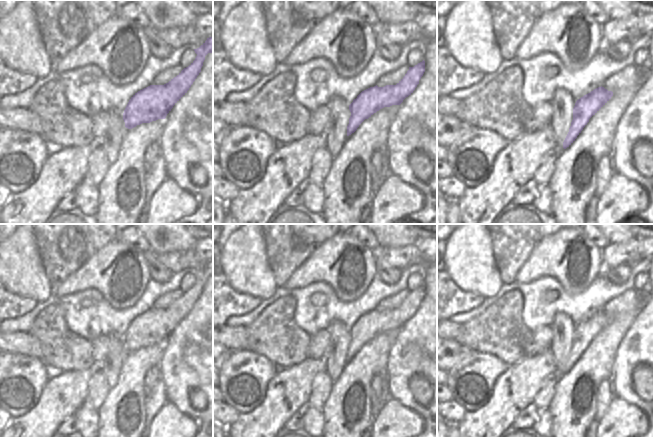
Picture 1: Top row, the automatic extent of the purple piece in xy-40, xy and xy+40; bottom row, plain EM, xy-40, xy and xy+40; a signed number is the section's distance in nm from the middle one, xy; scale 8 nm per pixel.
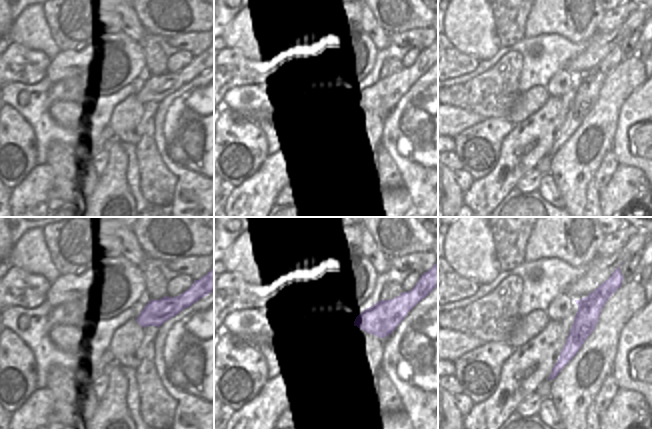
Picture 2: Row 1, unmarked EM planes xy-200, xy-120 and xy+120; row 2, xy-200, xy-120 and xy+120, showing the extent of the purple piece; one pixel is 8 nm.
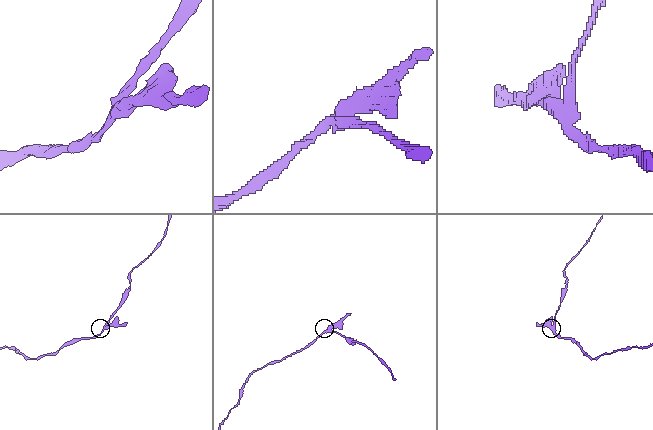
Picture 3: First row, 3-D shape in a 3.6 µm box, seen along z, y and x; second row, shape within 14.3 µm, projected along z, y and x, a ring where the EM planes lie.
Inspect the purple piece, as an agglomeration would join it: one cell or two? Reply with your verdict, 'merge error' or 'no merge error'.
merge error

